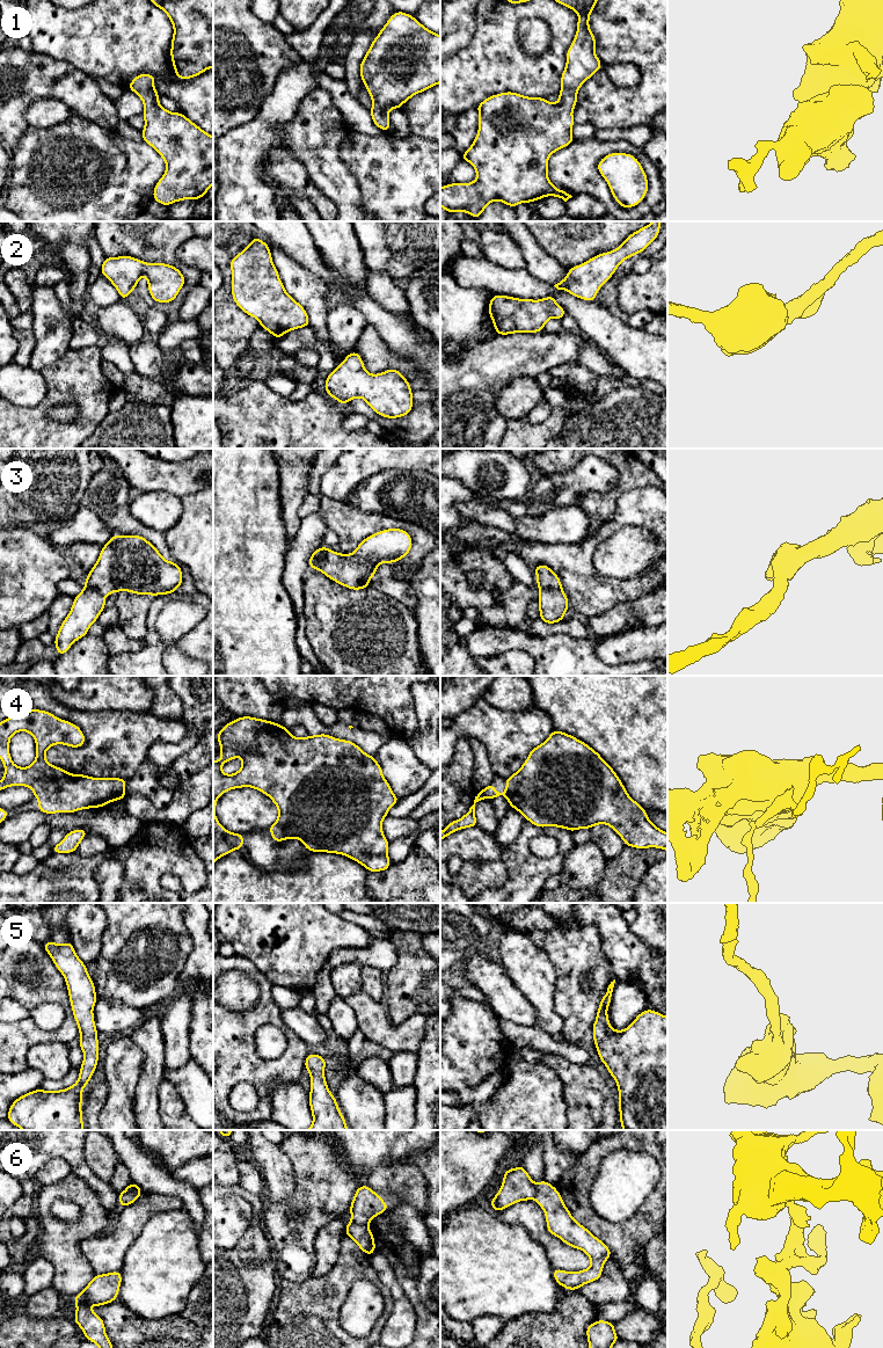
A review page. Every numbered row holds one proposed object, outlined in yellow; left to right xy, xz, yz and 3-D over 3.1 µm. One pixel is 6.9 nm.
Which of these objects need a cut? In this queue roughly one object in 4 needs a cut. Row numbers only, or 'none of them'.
4, 6

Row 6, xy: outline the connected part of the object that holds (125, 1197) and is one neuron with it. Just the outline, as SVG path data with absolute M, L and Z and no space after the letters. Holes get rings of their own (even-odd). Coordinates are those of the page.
M126 1187L124 1192L118 1194L118 1202L122 1205L122 1208L125 1208L126 1205L134 1203L140 1195L141 1194L130 1193Z

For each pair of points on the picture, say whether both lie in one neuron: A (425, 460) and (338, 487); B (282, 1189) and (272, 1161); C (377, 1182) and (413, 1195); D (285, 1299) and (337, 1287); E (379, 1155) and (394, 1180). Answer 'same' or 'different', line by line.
A: same
B: same
C: same
D: same
E: different

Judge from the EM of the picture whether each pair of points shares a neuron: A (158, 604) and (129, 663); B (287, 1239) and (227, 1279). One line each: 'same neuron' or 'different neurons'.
A: same neuron
B: different neurons

